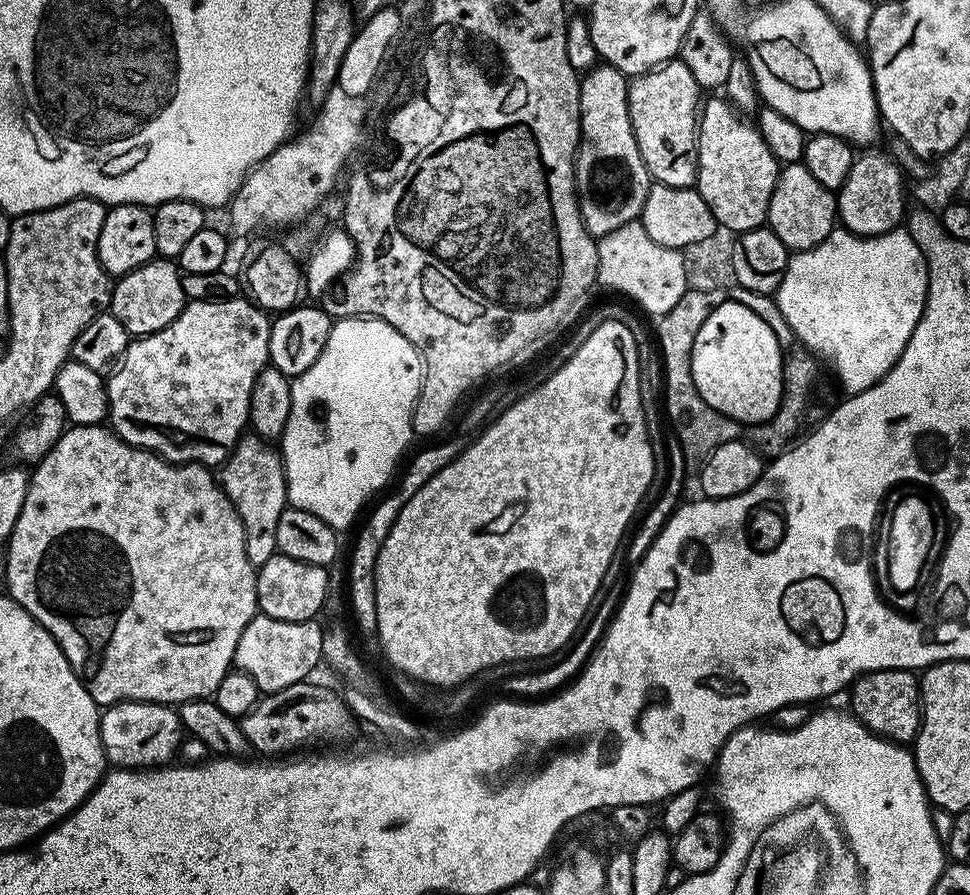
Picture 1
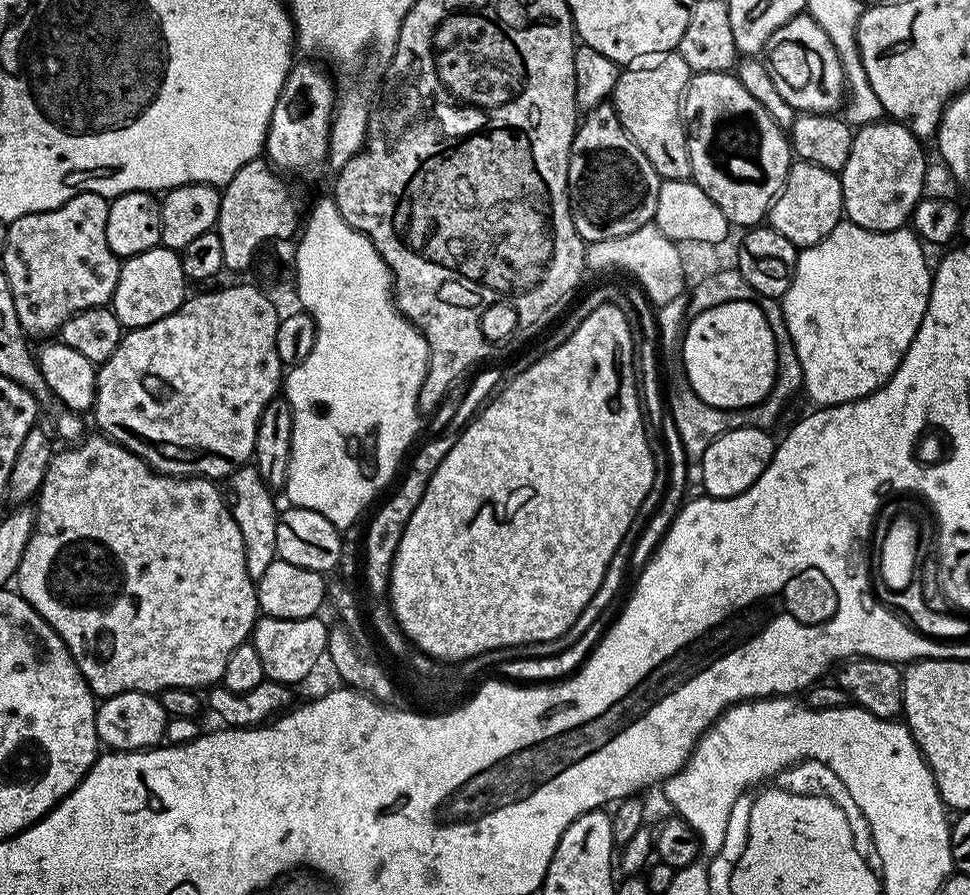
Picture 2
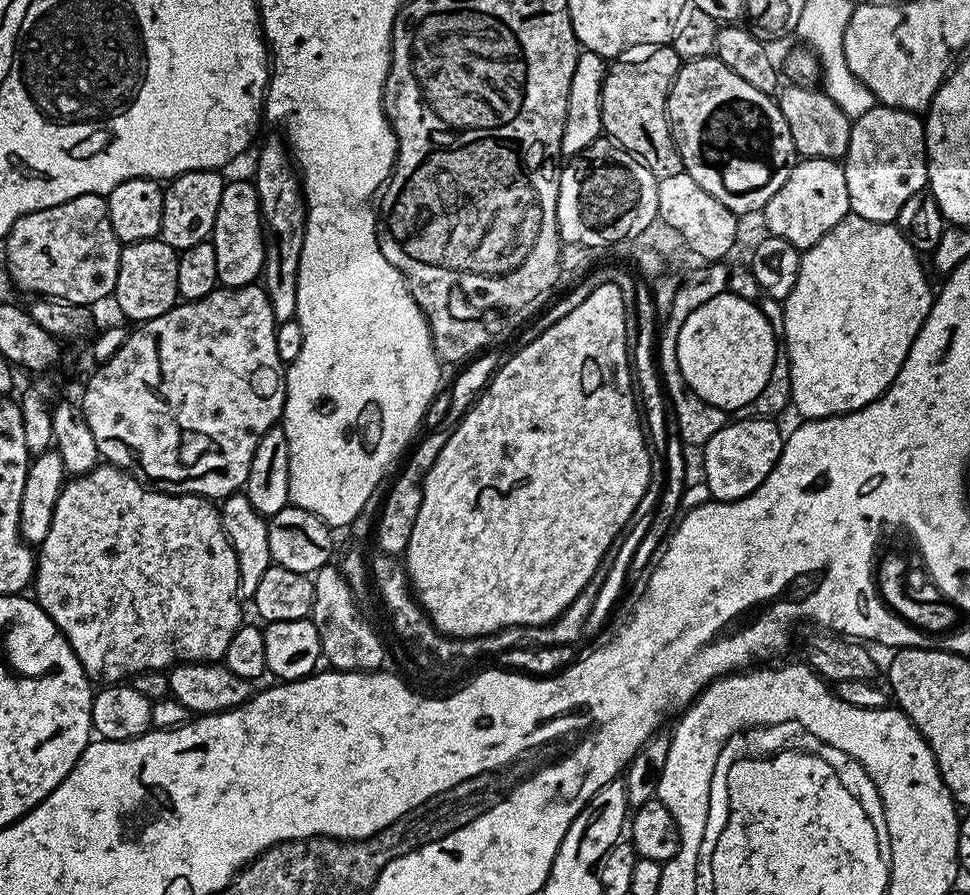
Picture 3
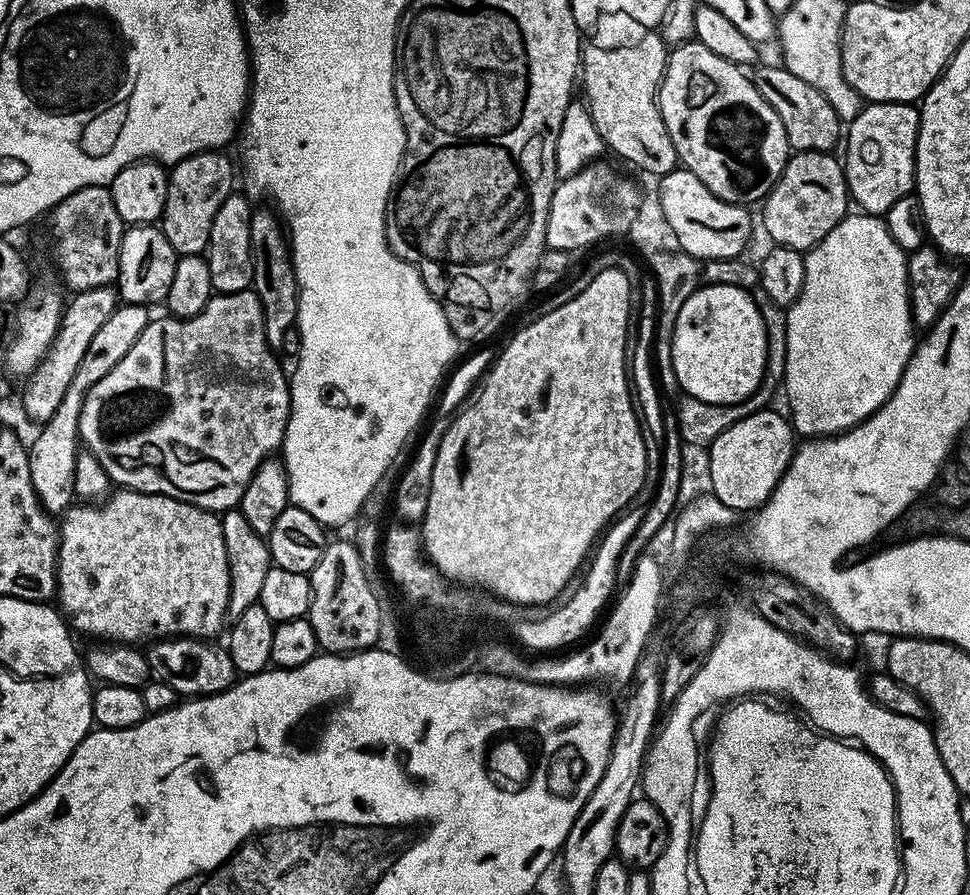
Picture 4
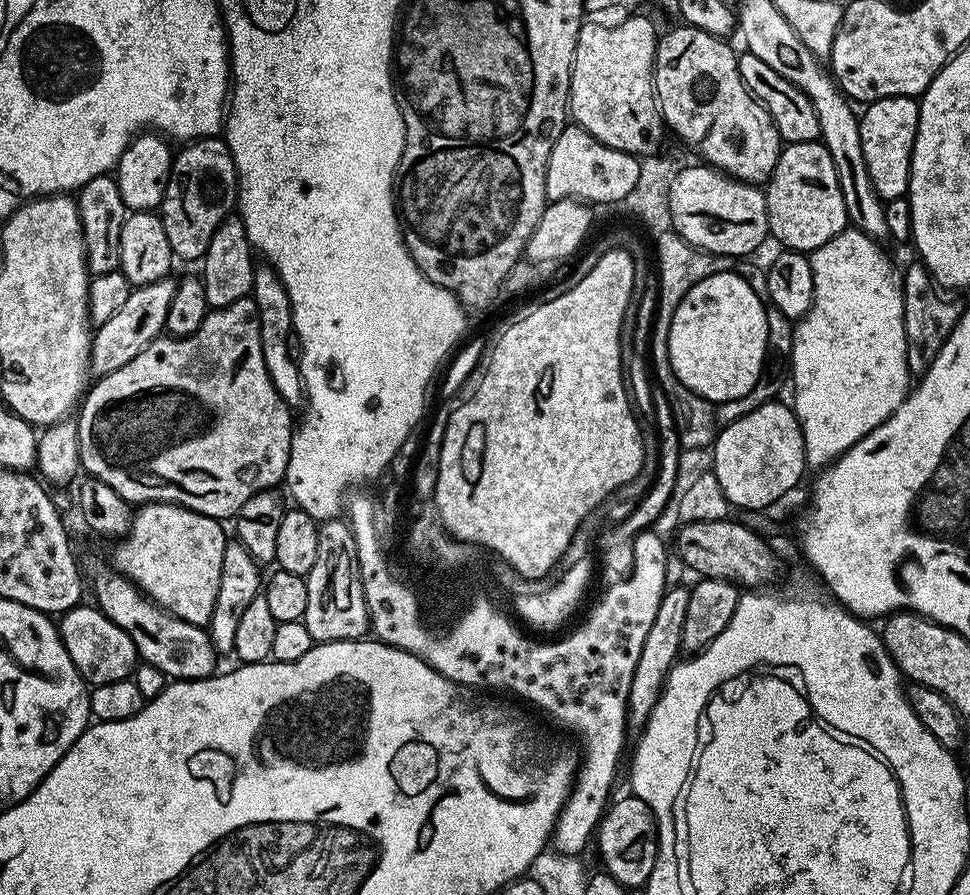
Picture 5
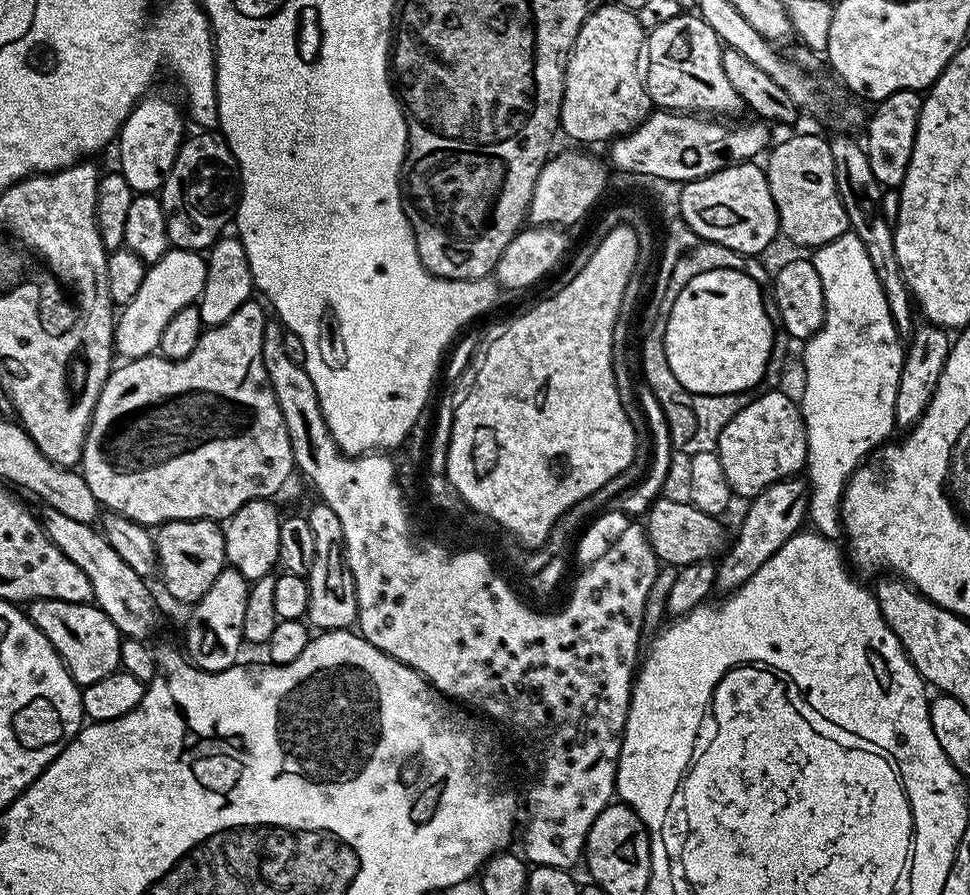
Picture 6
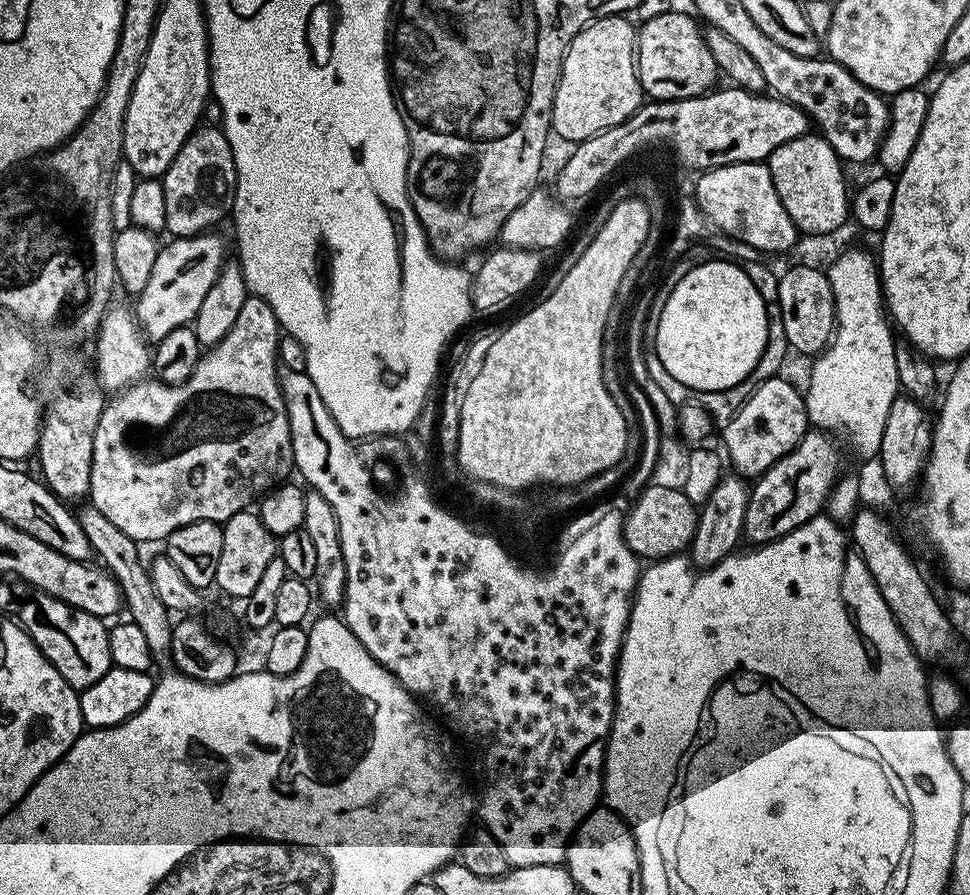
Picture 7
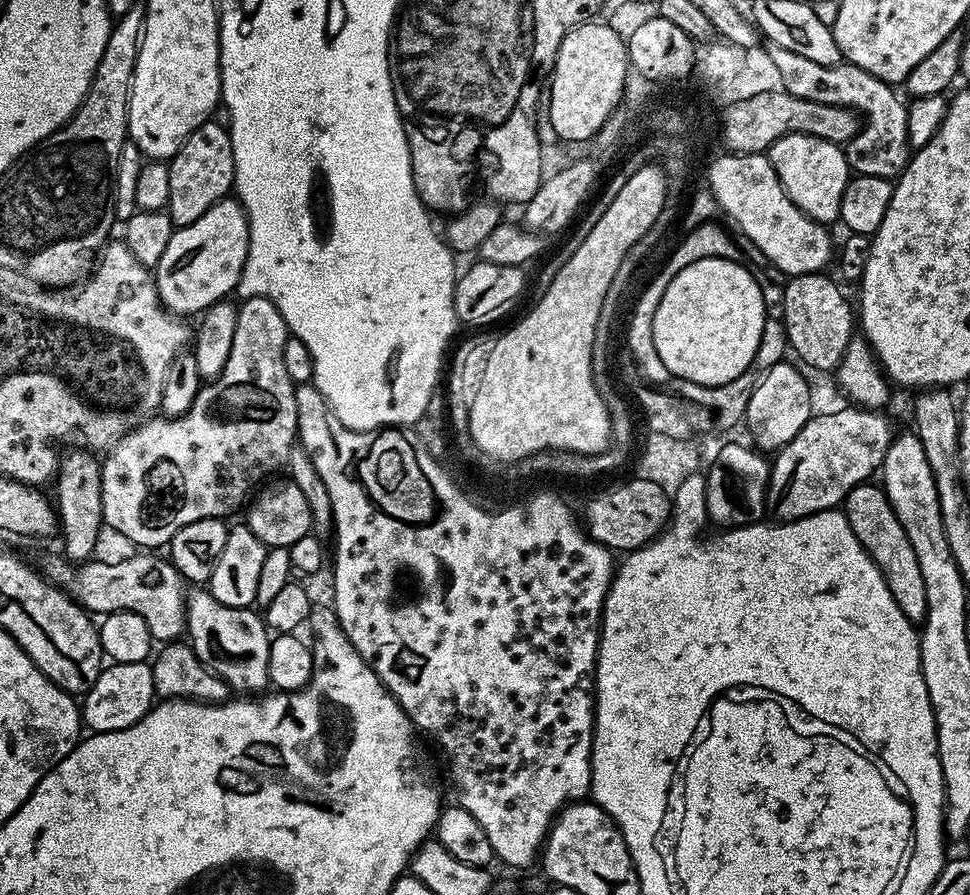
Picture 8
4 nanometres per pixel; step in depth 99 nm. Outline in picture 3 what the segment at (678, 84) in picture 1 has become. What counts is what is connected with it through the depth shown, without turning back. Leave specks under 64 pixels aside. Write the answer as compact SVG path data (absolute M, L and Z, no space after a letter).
M656 46L649 56L641 60L624 60L613 63L604 76L602 86L602 126L607 139L622 145L631 156L637 156L658 178L670 178L684 171L684 163L672 139L672 125L668 123L668 92L678 74L682 59L672 46Z

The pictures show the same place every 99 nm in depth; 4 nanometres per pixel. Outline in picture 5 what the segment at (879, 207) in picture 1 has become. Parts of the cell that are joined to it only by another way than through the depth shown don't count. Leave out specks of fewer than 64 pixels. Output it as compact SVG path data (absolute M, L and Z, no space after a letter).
M891 96L873 100L865 108L868 109L864 116L862 112L859 117L860 145L870 182L881 201L899 200L908 191L910 162L920 117L919 103L910 96Z

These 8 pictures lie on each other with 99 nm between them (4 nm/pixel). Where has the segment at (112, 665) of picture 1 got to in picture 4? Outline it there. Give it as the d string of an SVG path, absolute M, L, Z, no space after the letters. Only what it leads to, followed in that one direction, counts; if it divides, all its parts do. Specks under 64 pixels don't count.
M116 490L103 502L80 502L69 508L59 521L58 531L60 533L60 549L56 555L55 599L60 600L59 611L67 617L71 627L77 633L80 631L85 632L88 636L96 636L92 638L100 642L140 646L143 645L143 640L152 642L157 638L179 638L182 636L216 638L220 627L222 627L221 632L225 627L228 620L228 599L230 598L230 566L226 558L226 542L222 538L220 516L217 513L187 504L178 498L159 496L149 492Z

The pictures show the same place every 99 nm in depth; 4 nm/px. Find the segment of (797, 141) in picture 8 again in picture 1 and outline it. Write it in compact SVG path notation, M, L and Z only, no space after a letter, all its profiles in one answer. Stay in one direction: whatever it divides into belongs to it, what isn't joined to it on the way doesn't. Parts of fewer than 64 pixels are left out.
M803 162L785 164L780 169L780 177L776 180L774 194L768 207L767 227L771 228L784 245L790 250L813 248L818 242L830 235L837 223L836 197L833 189L822 186L814 174L806 170Z

